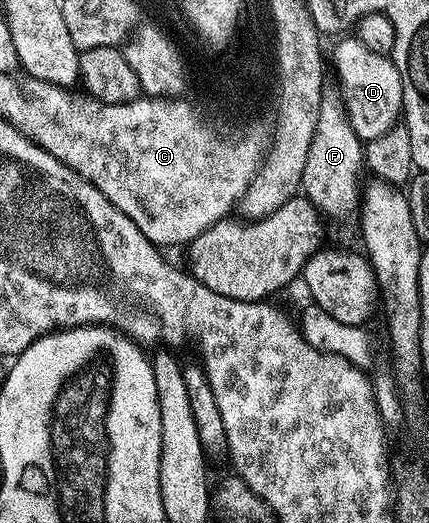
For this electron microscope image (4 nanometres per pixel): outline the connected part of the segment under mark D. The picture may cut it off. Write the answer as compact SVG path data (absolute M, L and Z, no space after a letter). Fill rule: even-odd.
M348 36L335 46L335 70L343 85L347 116L361 140L370 140L389 132L403 112L403 85L395 63L386 54L369 52L358 38ZM347 97L347 98L346 98Z

